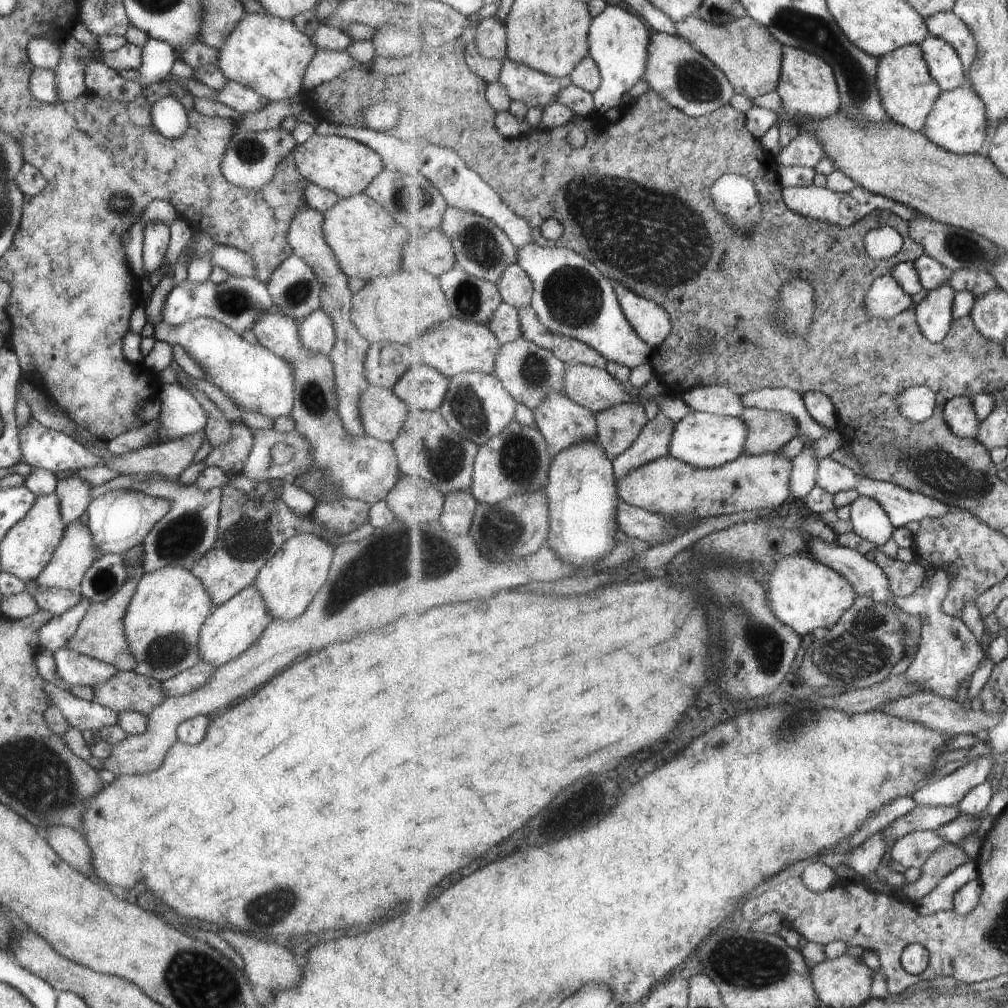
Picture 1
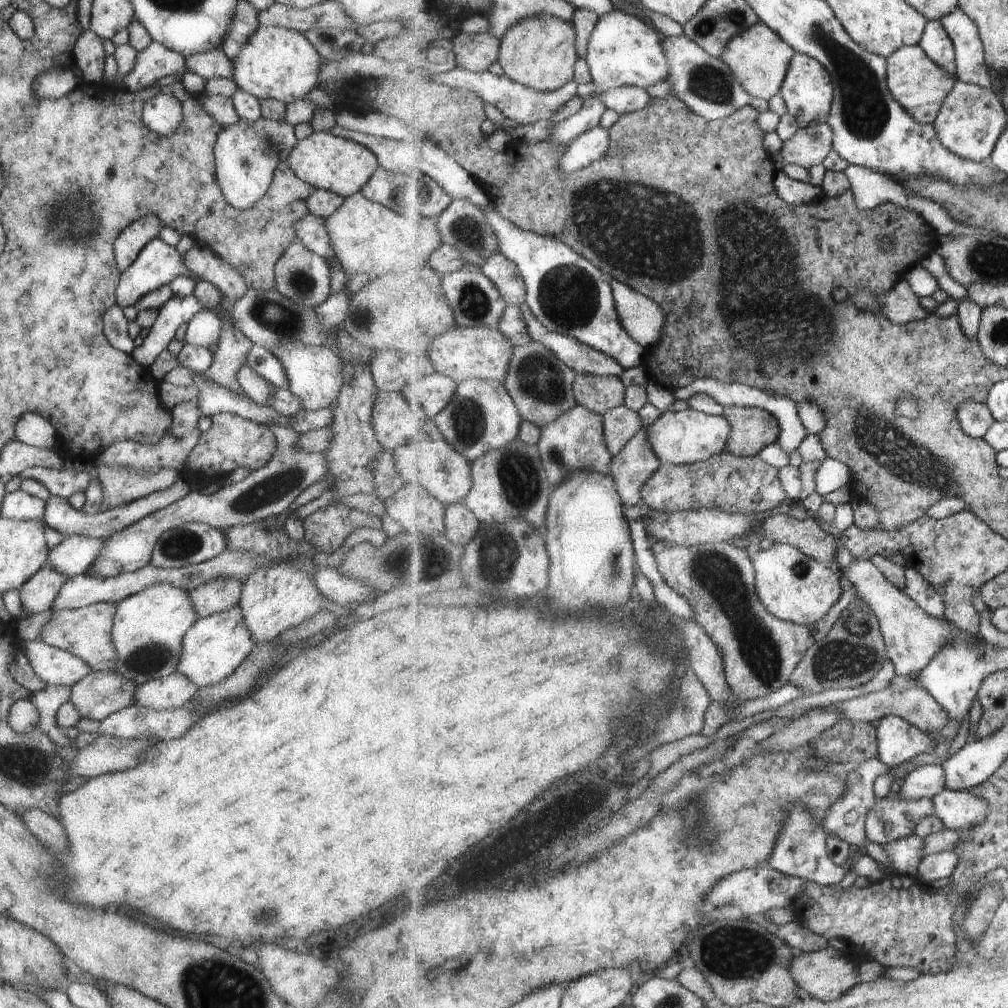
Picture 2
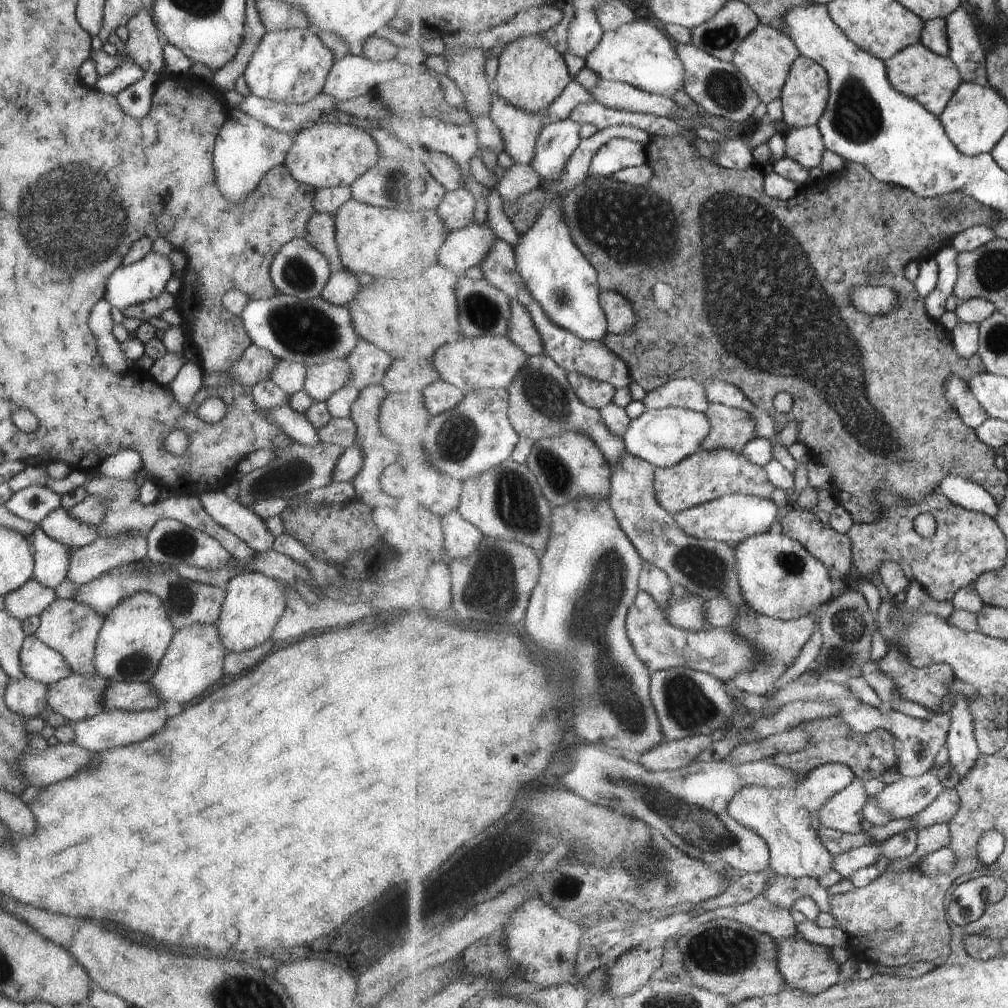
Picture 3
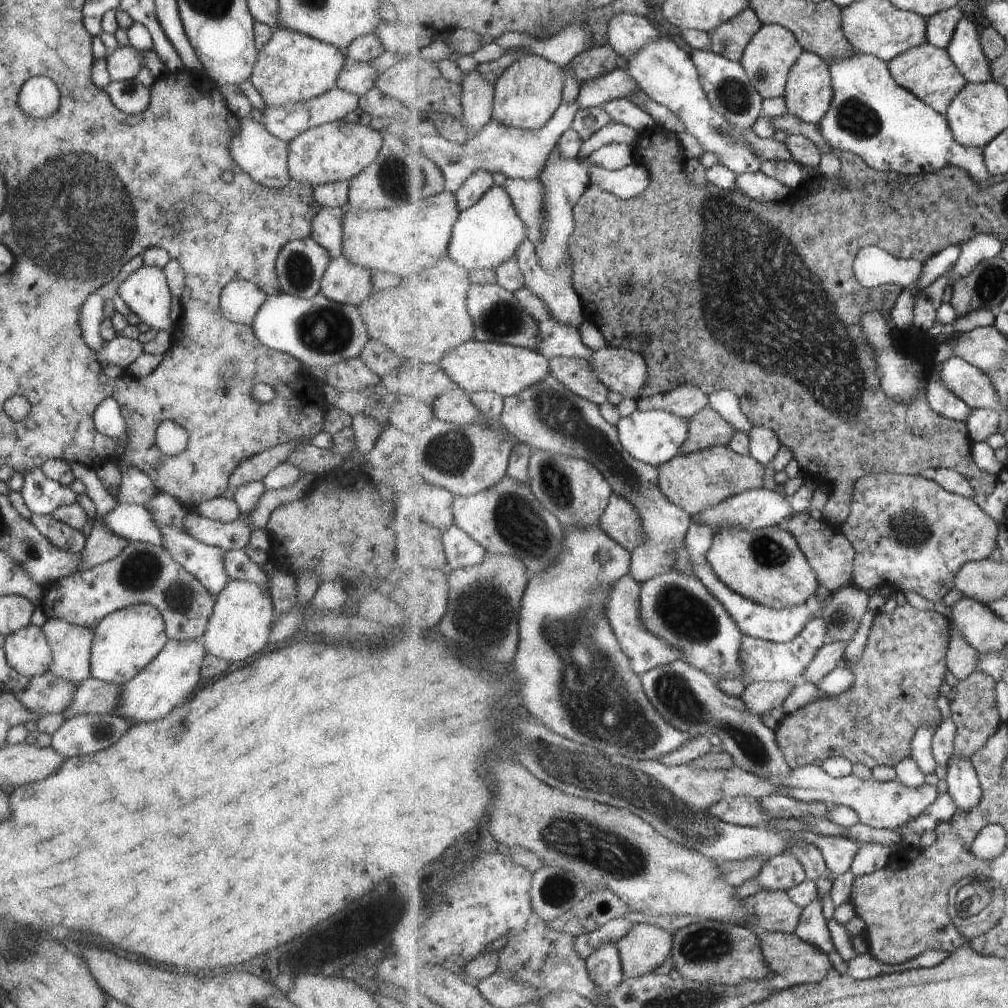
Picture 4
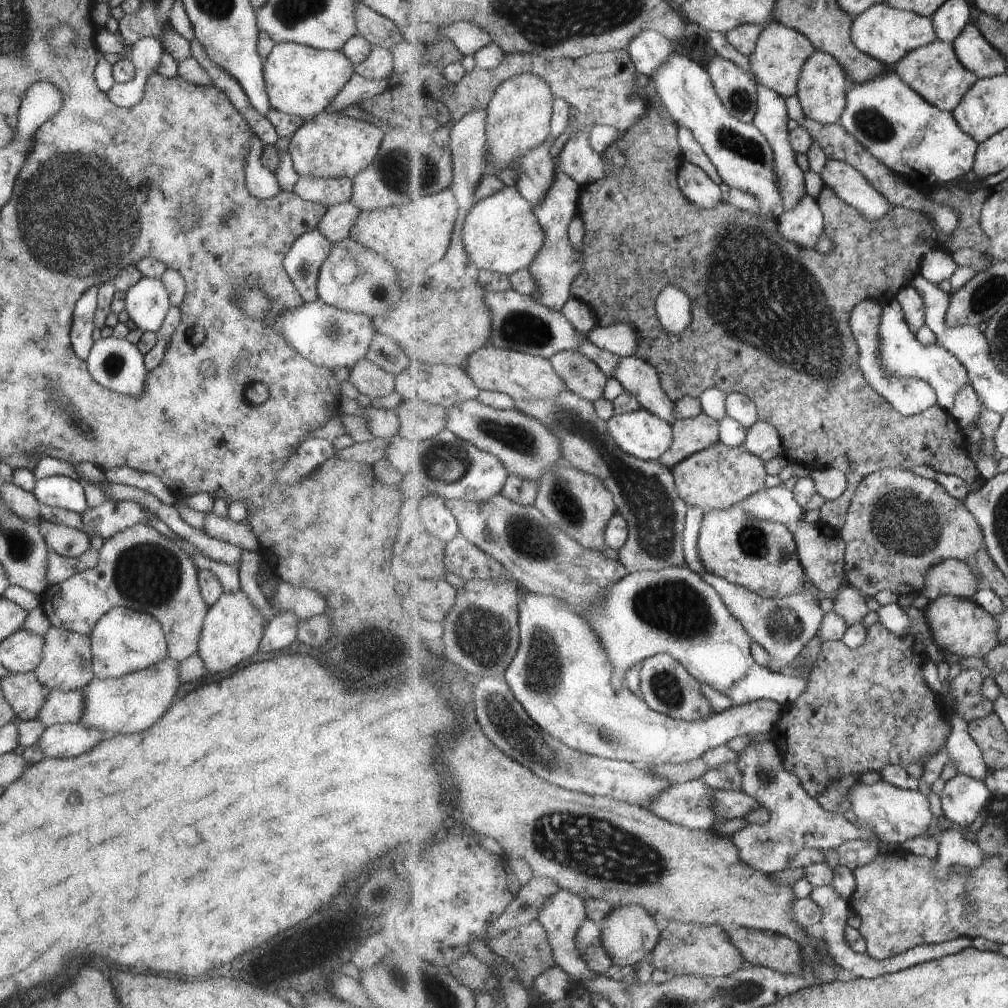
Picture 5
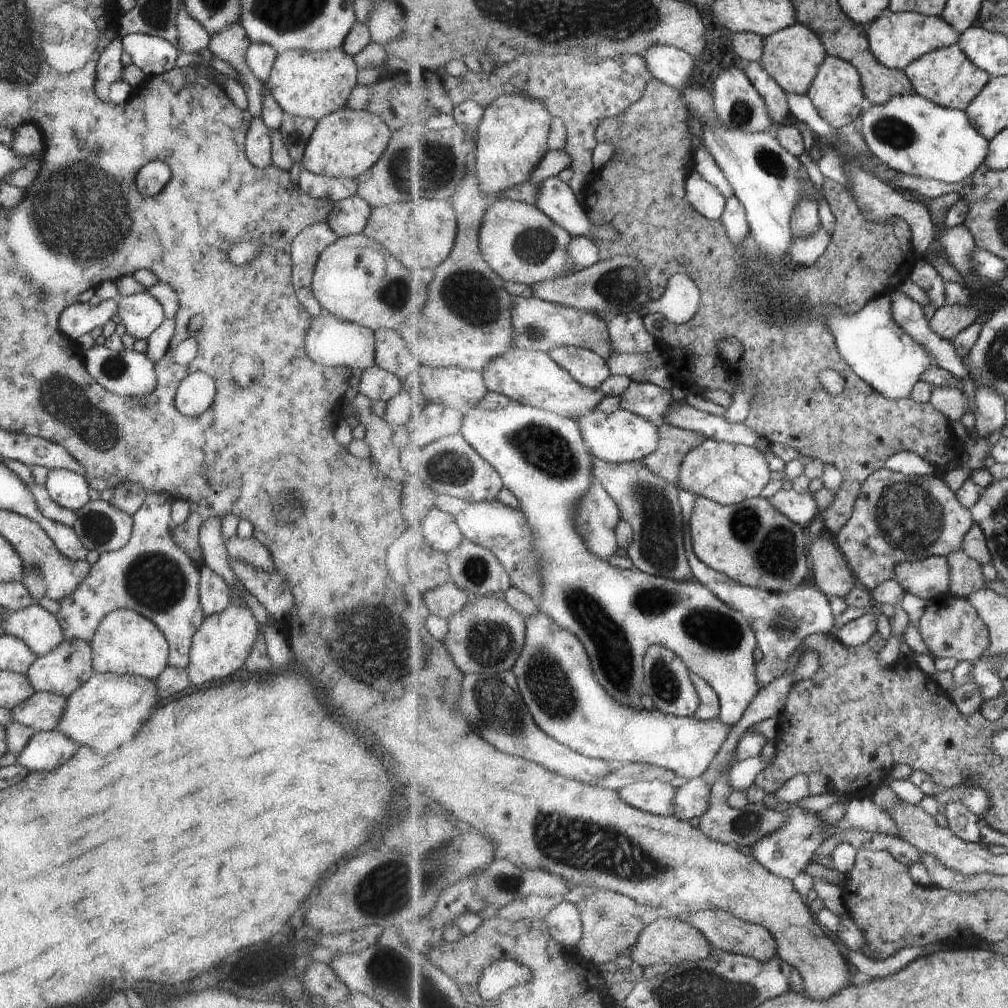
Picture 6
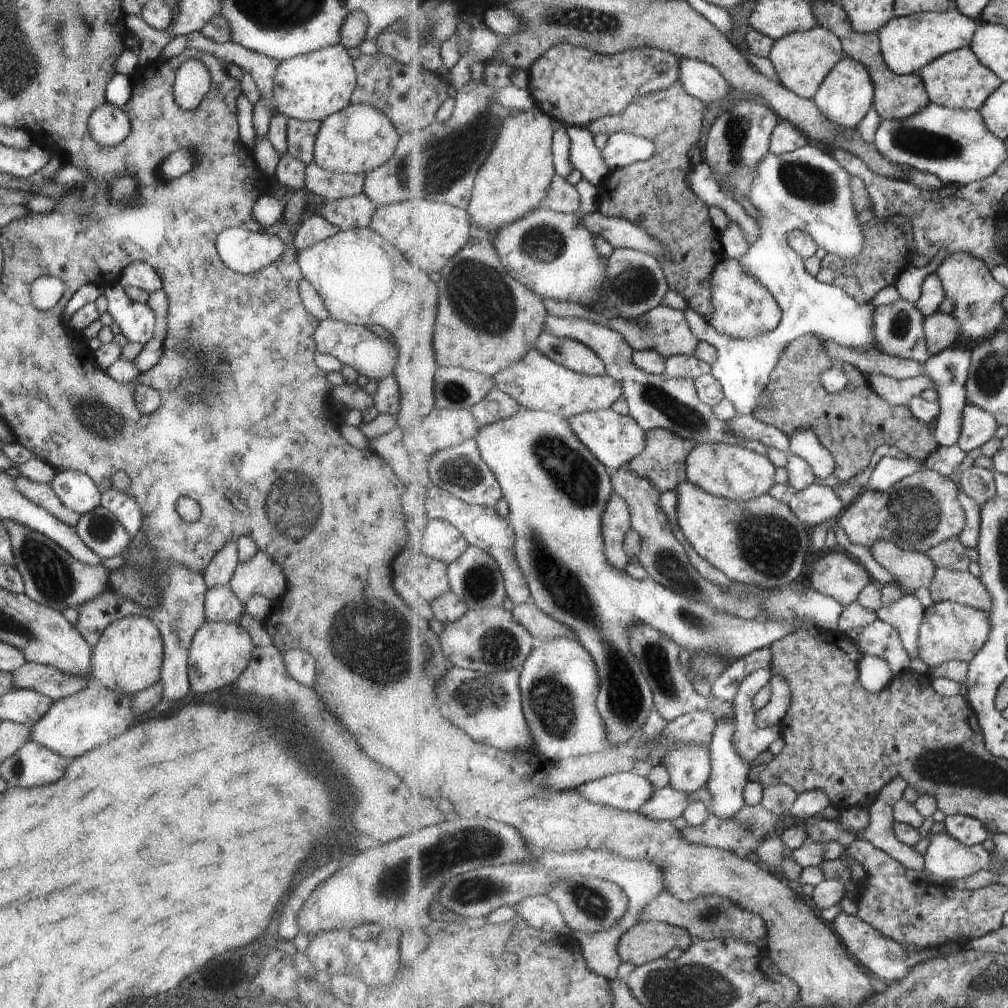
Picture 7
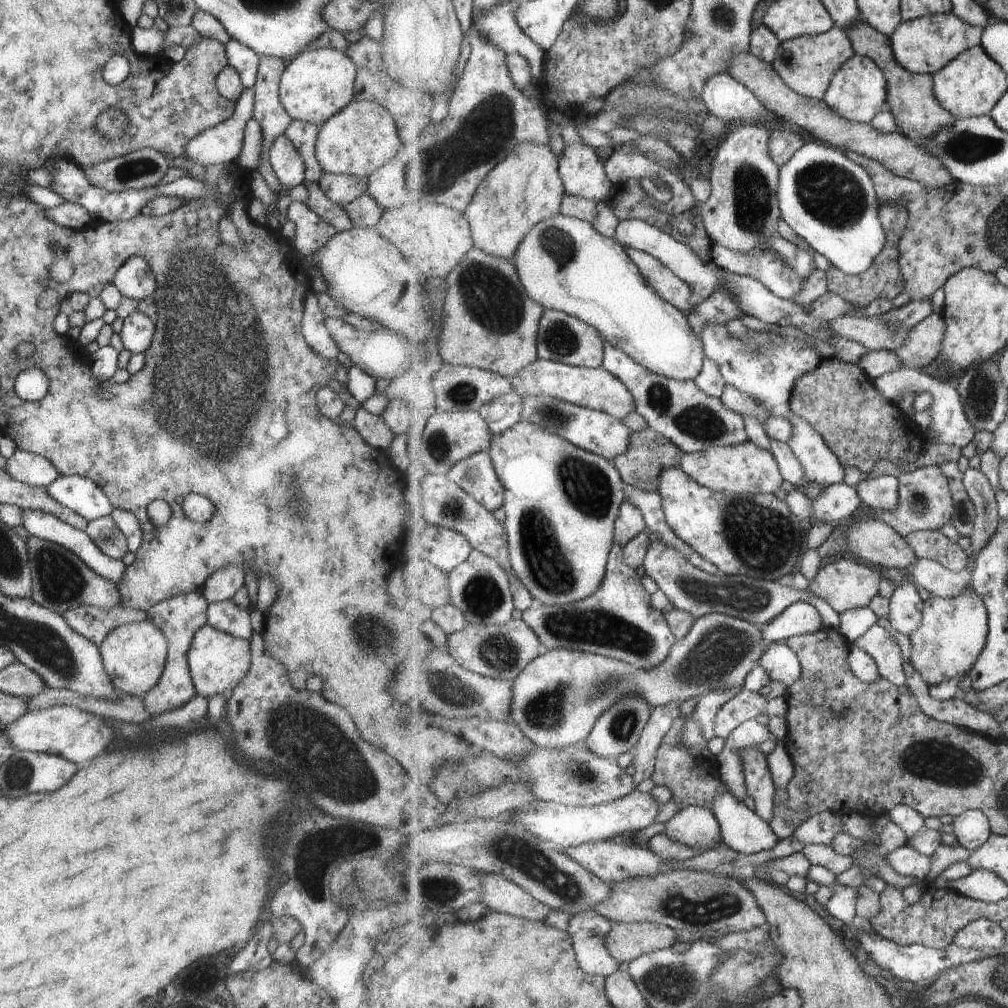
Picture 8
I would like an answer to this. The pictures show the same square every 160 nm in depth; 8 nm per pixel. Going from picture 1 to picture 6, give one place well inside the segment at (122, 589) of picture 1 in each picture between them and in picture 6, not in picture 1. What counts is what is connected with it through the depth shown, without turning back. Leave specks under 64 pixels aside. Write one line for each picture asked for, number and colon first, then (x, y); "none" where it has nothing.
2: (85, 632)
3: (69, 627)
4: (70, 644)
5: (65, 664)
6: (62, 669)

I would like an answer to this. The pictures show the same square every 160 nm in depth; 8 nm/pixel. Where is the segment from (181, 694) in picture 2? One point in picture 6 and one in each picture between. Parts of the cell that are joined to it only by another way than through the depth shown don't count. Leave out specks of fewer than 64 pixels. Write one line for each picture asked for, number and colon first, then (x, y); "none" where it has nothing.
3: (123, 696)
4: (94, 696)
5: (59, 706)
6: (41, 710)

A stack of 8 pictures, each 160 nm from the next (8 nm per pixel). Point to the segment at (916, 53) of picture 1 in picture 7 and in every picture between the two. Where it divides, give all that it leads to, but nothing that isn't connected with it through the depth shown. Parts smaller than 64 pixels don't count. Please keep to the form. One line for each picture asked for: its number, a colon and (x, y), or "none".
2: (920, 85)
3: (932, 79)
4: (929, 72)
5: (935, 71)
6: (947, 76)
7: (959, 80)

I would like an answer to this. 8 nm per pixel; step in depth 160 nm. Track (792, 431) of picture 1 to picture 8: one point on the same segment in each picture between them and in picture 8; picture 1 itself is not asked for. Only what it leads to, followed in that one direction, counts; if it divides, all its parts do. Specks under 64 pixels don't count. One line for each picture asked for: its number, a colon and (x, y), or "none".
2: (753, 429)
3: (732, 428)
4: (708, 429)
5: (692, 435)
6: (675, 442)
7: (663, 462)
8: (650, 453)

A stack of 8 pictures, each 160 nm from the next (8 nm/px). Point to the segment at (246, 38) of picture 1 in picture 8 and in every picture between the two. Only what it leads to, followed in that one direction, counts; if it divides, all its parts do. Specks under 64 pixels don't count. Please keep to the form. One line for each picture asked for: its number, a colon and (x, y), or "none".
2: (279, 63)
3: (289, 66)
4: (291, 67)
5: (299, 80)
6: (306, 84)
7: (309, 87)
8: (314, 84)

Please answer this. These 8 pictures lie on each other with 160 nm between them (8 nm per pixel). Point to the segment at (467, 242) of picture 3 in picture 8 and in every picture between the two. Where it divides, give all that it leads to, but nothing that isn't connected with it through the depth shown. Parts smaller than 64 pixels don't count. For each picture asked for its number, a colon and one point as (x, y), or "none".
4: (486, 235)
5: (502, 233)
6: (523, 244)
7: (554, 254)
8: (565, 263)

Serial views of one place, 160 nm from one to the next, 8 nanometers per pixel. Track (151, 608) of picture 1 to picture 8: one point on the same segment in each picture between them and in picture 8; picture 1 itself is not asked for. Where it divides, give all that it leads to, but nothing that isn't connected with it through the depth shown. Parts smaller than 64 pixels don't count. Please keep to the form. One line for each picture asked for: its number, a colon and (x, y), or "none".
2: (147, 627)
3: (135, 633)
4: (125, 640)
5: (122, 641)
6: (125, 643)
7: (127, 657)
8: (133, 654)

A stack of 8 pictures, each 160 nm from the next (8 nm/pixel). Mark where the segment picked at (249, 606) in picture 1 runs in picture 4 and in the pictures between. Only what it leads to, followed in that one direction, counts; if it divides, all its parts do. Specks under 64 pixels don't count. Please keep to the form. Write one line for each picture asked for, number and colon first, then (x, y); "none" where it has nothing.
2: (211, 648)
3: (193, 660)
4: (170, 677)

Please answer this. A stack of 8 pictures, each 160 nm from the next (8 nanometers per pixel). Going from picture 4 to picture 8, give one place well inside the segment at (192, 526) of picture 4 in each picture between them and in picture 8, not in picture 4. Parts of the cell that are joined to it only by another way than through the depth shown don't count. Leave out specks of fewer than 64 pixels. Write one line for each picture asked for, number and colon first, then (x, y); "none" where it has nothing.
5: (107, 519)
6: (101, 526)
7: (98, 528)
8: (109, 539)

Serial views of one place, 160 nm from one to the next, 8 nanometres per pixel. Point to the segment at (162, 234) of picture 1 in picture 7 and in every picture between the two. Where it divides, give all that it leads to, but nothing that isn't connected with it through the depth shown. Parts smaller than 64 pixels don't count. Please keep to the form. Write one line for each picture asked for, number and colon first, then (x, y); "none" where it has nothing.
2: (157, 264)
3: (140, 281)
4: (145, 291)
5: (146, 302)
6: (139, 312)
7: (136, 321)

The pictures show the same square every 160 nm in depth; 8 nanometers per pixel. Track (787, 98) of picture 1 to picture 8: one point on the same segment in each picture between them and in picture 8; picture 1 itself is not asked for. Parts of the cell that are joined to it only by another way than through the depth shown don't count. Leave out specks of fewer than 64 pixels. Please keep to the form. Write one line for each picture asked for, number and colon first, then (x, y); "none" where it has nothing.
2: (808, 92)
3: (806, 93)
4: (810, 93)
5: (823, 87)
6: (838, 94)
7: (846, 95)
8: (860, 91)

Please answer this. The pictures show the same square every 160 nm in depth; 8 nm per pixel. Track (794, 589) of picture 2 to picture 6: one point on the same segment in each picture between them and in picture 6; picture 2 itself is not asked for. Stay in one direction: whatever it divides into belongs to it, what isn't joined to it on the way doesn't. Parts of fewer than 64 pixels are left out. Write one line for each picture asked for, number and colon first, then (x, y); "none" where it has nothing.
3: (779, 577)
4: (768, 566)
5: (763, 556)
6: (755, 544)

